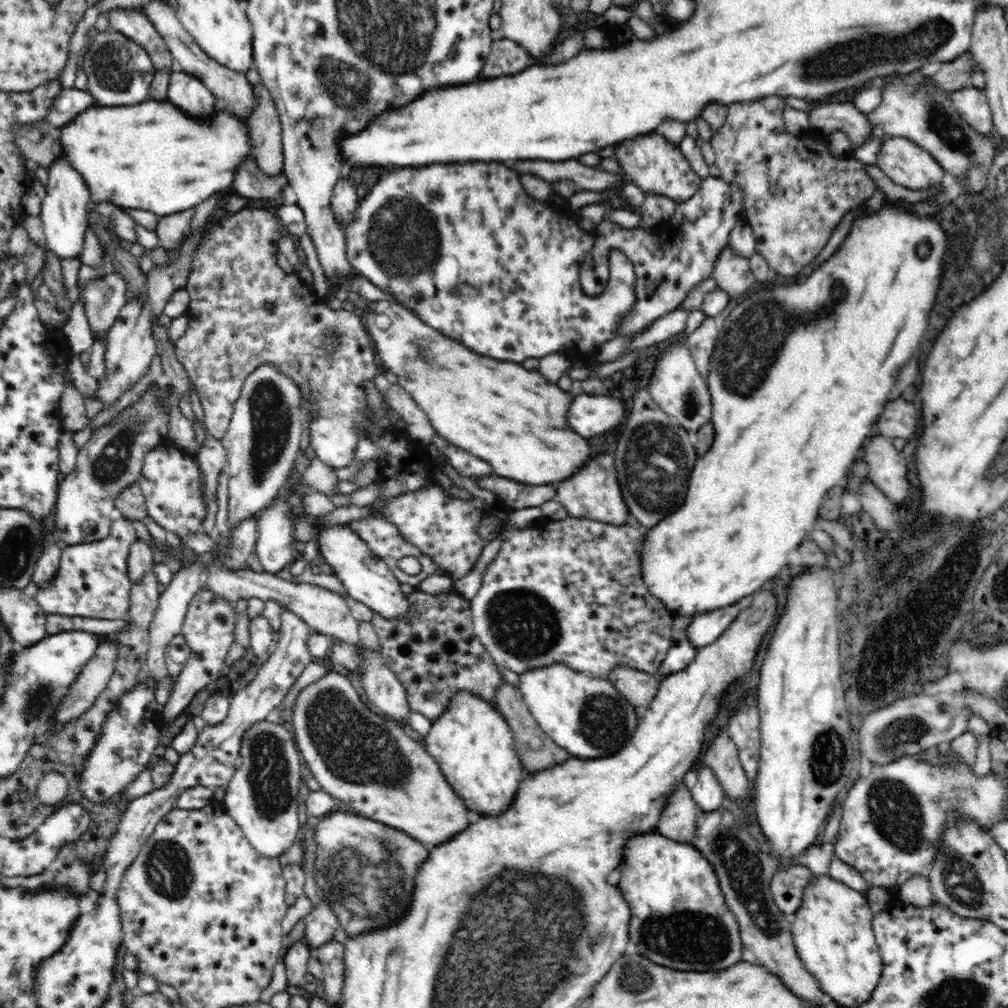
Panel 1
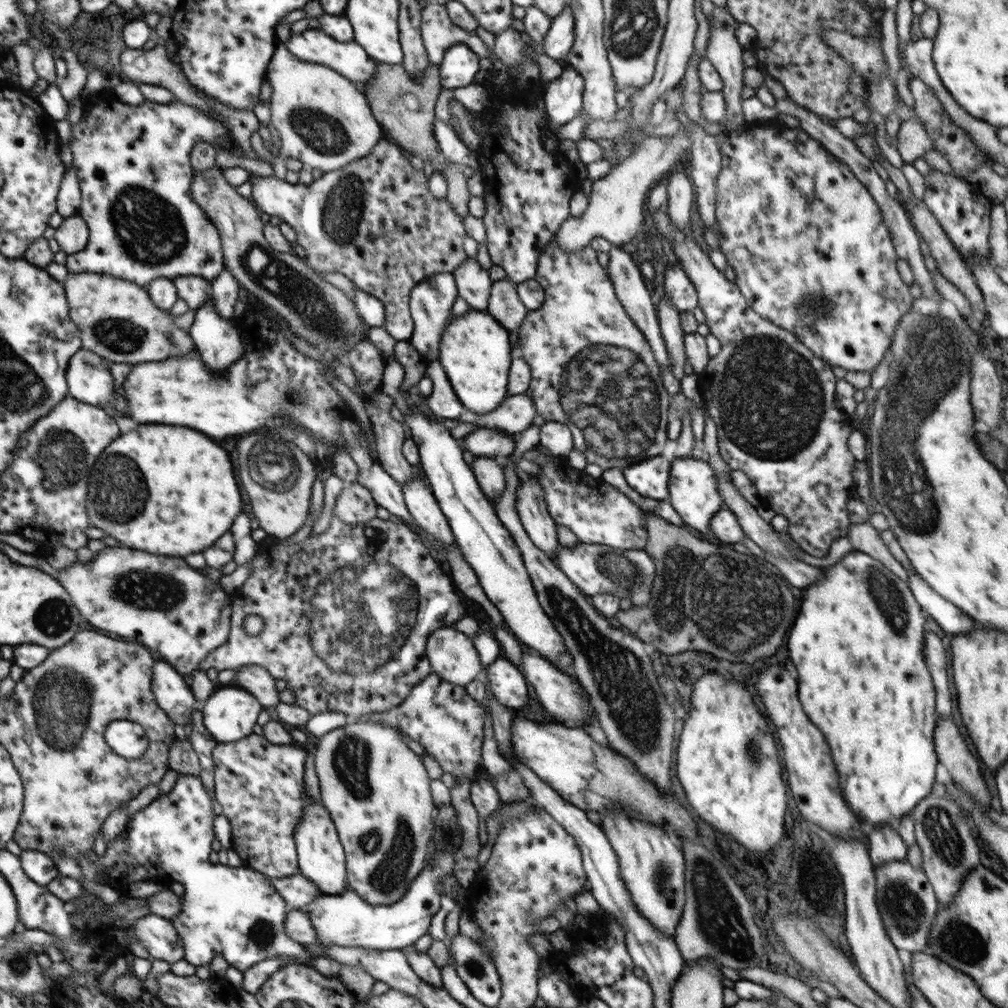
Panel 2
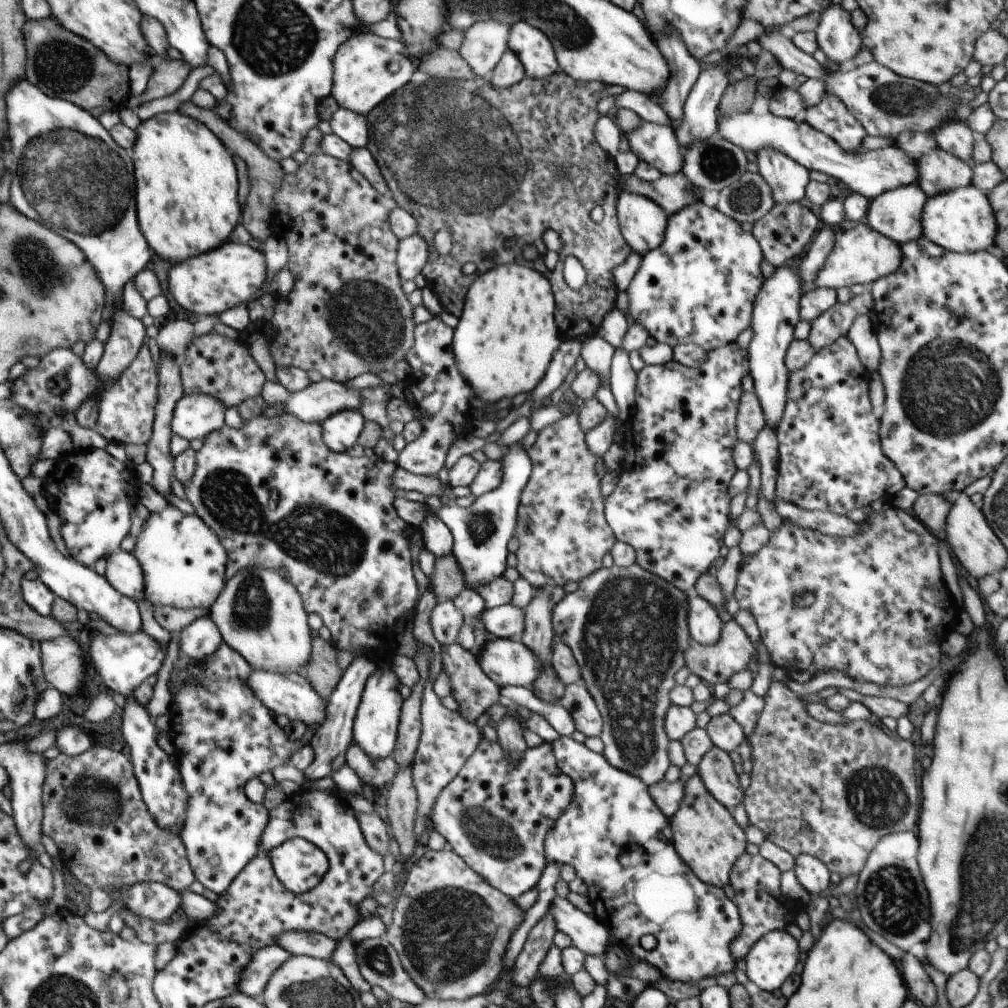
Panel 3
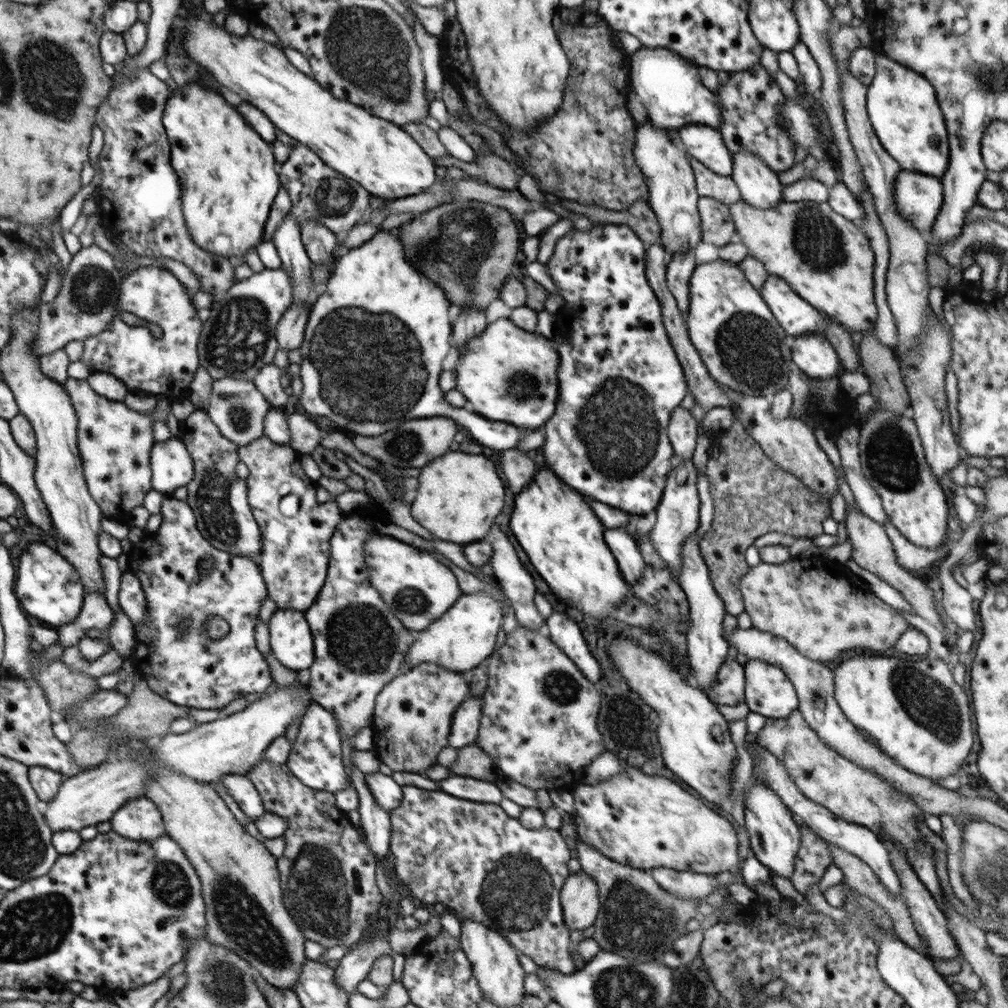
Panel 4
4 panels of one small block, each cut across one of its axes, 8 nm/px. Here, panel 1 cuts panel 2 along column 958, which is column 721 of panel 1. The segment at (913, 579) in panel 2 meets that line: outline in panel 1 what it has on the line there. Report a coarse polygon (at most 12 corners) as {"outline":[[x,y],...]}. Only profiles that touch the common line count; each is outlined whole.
{"outline":[[750,598],[696,614],[687,640],[712,644],[730,626]]}

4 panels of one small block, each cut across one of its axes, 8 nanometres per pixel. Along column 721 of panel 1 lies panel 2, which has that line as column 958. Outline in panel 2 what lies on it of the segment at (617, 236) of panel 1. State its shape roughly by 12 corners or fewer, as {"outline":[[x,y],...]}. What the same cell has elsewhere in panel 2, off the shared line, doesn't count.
{"outline":[[930,168],[923,203],[974,273],[991,260],[991,200]]}

